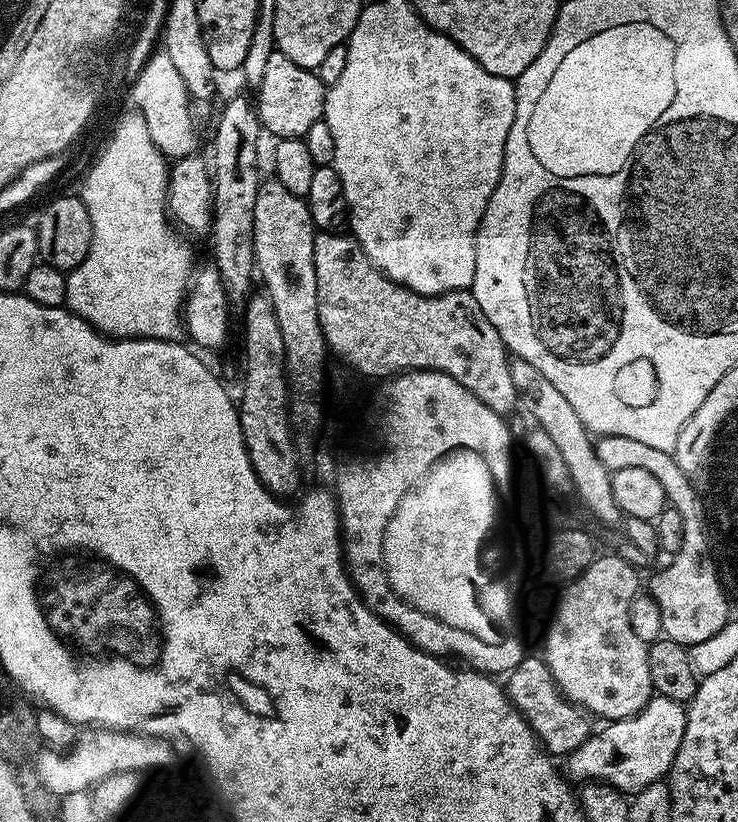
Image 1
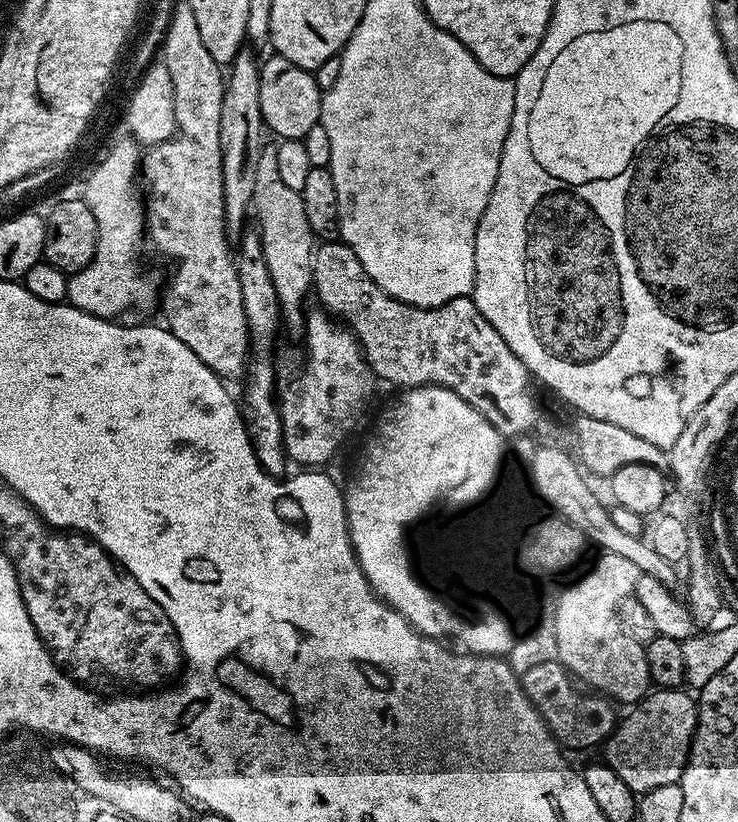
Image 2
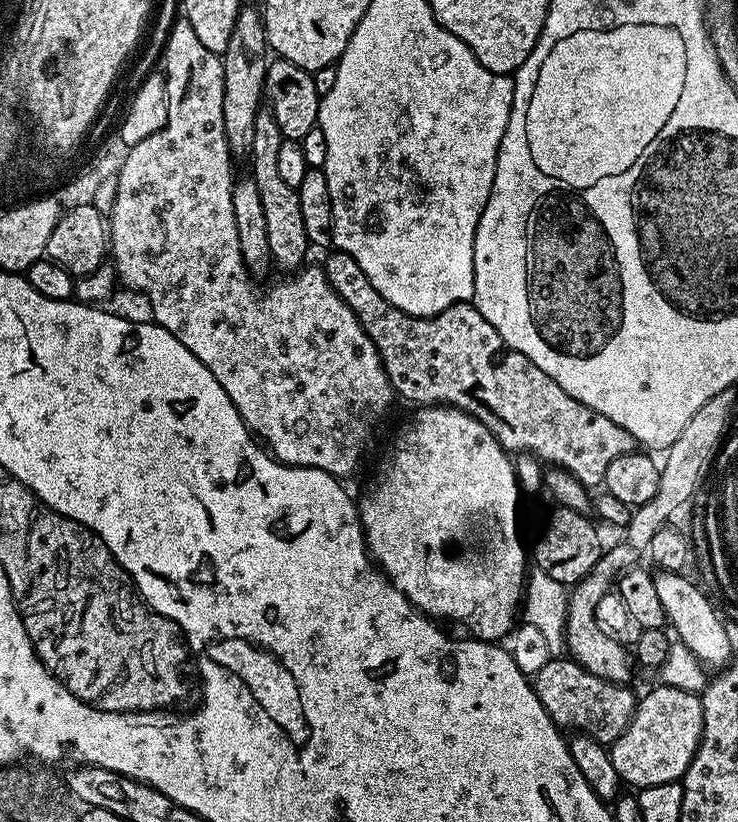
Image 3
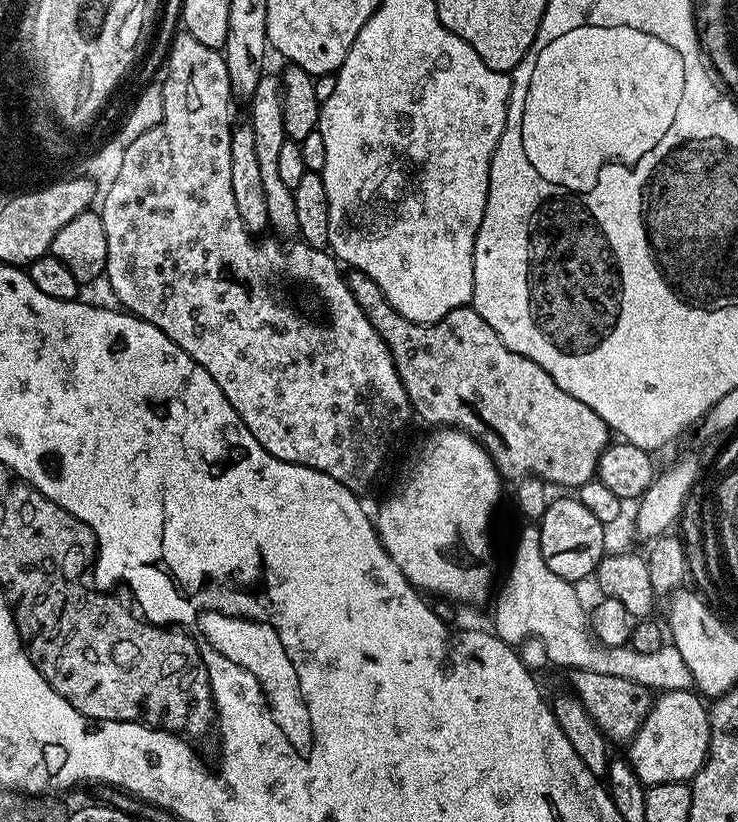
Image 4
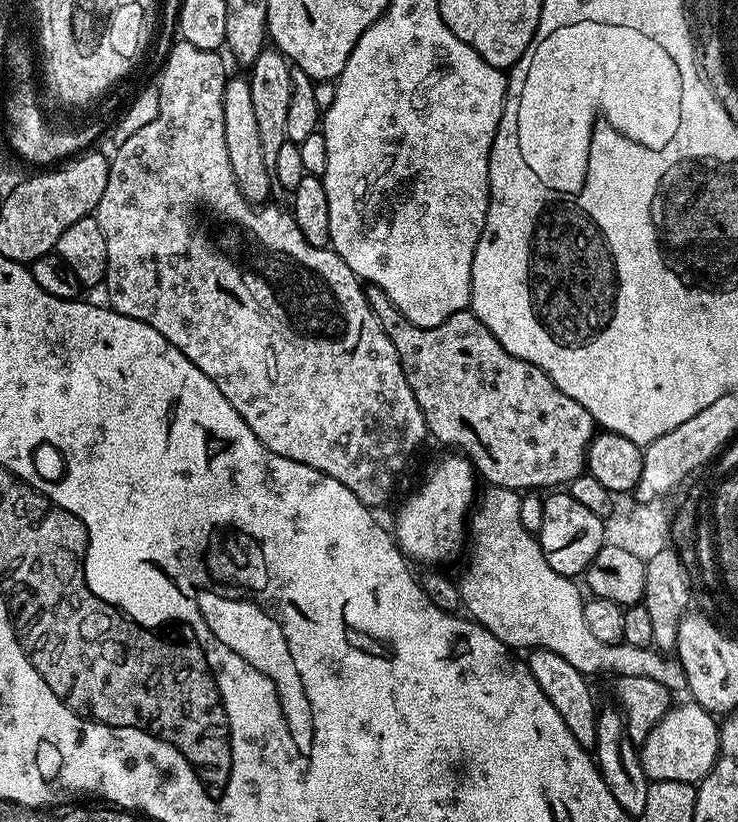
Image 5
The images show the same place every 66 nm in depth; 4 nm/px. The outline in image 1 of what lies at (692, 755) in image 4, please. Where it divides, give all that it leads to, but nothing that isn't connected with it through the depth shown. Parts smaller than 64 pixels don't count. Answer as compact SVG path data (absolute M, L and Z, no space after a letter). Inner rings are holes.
M653 695L652 699L648 701L648 704L641 710L636 716L630 718L622 718L621 720L614 720L603 725L604 729L593 731L590 738L586 738L586 742L582 742L582 746L578 746L578 750L574 750L568 757L566 757L566 764L568 764L568 773L566 772L567 779L572 782L603 782L614 786L619 792L625 794L635 794L646 790L646 786L650 786L654 782L664 780L669 775L674 766L674 758L678 754L678 746L682 744L682 734L686 732L686 708L685 705L674 702L670 698L665 696Z

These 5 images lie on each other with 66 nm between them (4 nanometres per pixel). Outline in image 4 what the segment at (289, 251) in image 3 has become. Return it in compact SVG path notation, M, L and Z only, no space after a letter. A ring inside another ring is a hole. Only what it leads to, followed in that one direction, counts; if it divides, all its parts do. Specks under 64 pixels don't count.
M266 74L258 82L254 94L247 97L248 116L246 123L250 130L254 130L254 151L258 154L258 167L262 174L262 187L266 193L266 214L268 215L269 229L277 237L295 237L298 233L298 218L294 207L292 188L282 182L278 175L278 157L282 146L287 142L286 126L282 122L282 86L280 77L276 74Z

